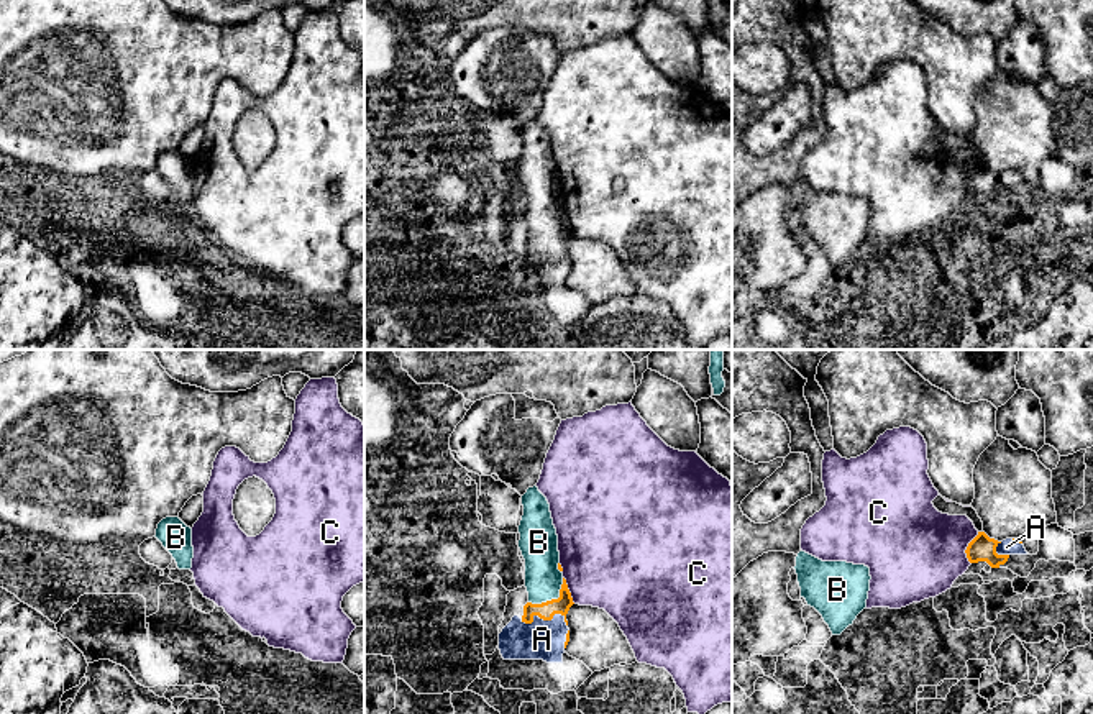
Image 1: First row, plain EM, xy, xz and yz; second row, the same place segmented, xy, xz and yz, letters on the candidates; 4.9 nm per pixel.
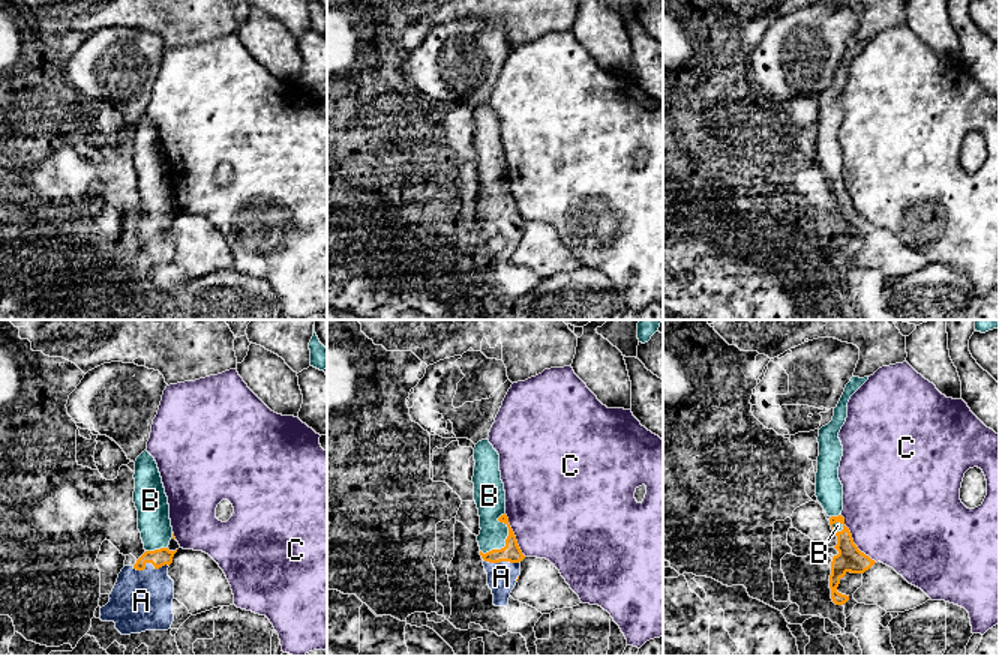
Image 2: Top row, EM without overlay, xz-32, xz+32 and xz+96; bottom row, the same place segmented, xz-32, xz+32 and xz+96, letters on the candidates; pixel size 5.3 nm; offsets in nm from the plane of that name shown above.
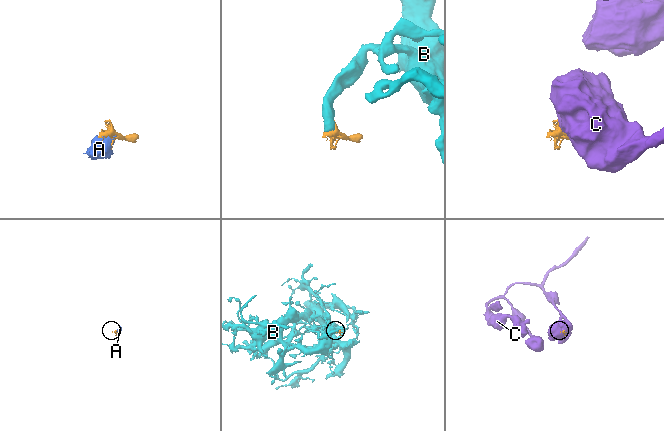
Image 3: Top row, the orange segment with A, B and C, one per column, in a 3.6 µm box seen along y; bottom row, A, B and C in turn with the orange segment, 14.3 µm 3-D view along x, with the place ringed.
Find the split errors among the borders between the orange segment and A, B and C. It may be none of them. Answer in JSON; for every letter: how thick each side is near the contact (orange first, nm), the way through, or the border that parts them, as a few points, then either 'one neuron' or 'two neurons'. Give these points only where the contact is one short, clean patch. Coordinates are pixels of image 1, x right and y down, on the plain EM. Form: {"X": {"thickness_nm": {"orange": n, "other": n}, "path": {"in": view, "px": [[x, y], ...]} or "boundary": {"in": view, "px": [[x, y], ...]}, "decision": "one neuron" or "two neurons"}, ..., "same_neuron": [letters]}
{"A": {"thickness_nm": {"orange": 90, "other": 190}, "path": {"in": "xz", "px": [[545, 243], [545, 251], [542, 271]]}, "decision": "one neuron"}, "B": {"thickness_nm": {"orange": 90, "other": 180}, "path": {"in": "xz", "px": [[545, 243], [552, 232], [544, 212]]}, "decision": "one neuron"}, "C": {"thickness_nm": {"orange": 130, "other": 460}, "decision": "two neurons"}, "same_neuron": ["A", "B"]}

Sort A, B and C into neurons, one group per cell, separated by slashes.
A B / C

